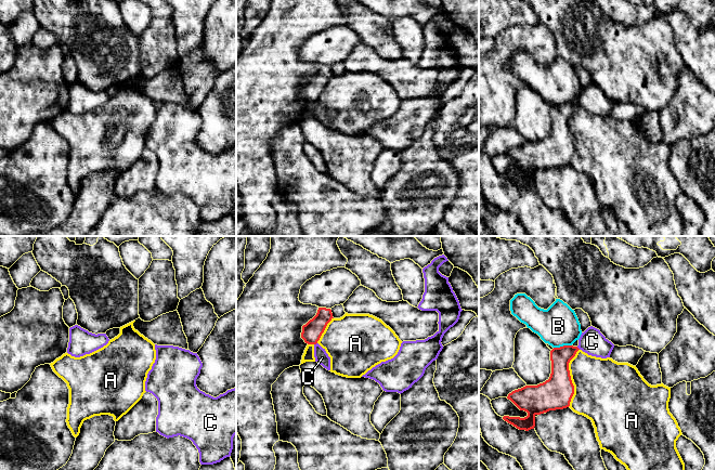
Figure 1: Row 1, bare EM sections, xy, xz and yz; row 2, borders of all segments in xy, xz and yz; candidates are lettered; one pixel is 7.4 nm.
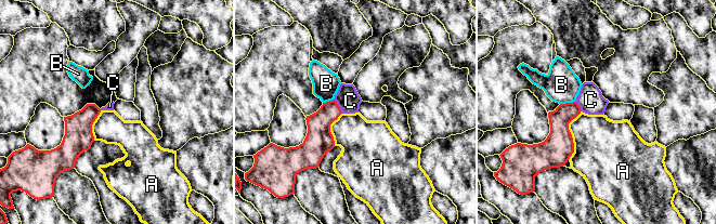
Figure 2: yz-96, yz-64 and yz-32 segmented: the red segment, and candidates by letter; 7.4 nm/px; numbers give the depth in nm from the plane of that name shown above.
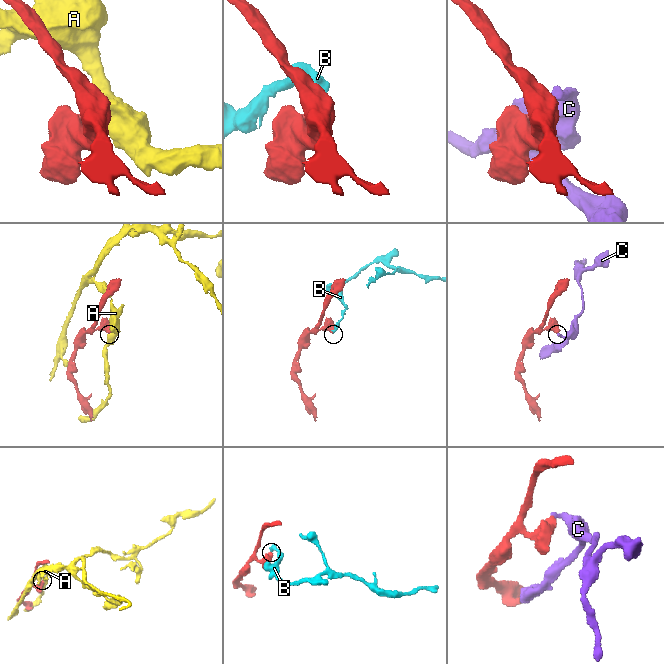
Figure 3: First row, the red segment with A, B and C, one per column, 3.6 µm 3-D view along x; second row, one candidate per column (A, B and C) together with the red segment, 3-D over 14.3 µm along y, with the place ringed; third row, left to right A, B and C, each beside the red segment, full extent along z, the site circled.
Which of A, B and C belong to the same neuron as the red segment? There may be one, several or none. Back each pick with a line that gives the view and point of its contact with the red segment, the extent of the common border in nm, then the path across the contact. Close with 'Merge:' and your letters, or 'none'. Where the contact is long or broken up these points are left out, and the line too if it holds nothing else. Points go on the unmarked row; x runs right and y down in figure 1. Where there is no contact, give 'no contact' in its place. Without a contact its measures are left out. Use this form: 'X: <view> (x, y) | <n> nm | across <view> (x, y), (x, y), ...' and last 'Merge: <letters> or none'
C: xz (315, 101) | 30 nm | across xz (312, 88), (312, 96), (315, 101), (322, 115)
Merge: C

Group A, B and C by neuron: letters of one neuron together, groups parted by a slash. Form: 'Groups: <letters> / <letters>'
Groups: A / B / C

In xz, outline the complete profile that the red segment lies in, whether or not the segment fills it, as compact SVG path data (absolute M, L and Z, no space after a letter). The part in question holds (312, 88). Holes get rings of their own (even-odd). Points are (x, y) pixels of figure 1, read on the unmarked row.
M318 65L316 73L302 83L301 95L308 102L314 103L315 119L327 128L330 128L330 115L317 99L324 90L327 81L333 77L330 66Z

